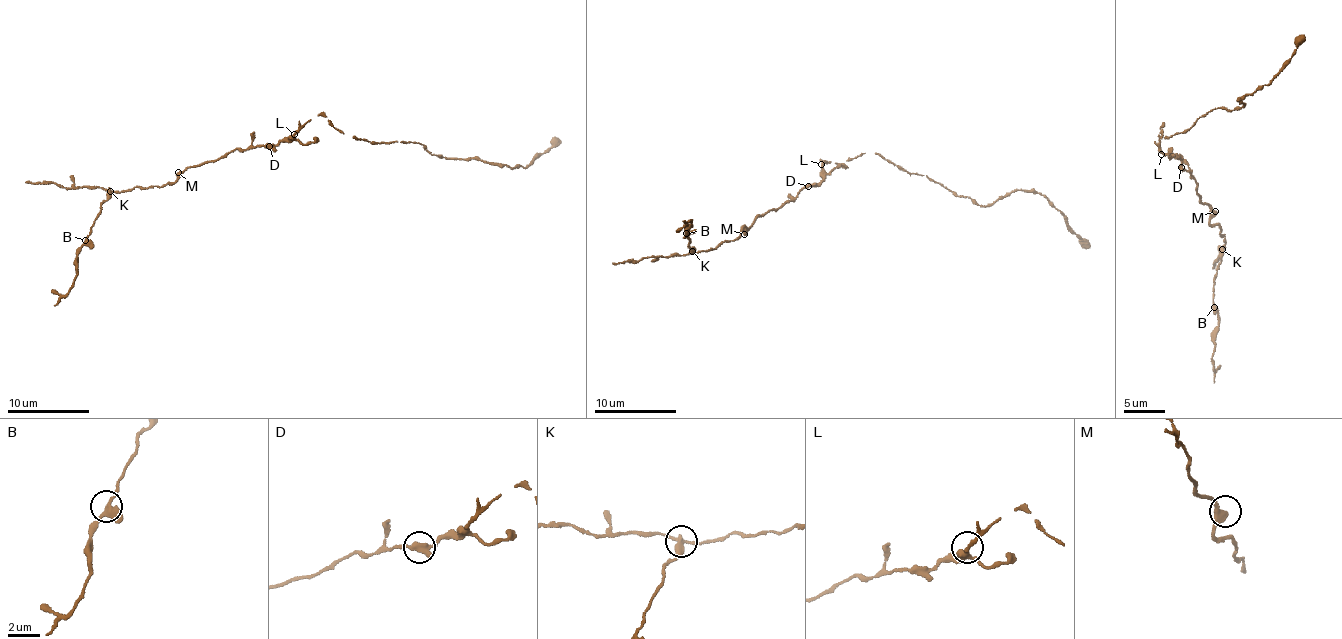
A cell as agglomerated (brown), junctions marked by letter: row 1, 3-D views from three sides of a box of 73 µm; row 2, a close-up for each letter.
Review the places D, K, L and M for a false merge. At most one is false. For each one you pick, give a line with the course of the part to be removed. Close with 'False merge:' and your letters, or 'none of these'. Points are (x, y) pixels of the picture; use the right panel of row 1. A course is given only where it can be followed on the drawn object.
K: foreign part runs (1223, 249), (1213, 291), (1217, 323), (1211, 360), (1214, 369), (1219, 366)
False merge: K

